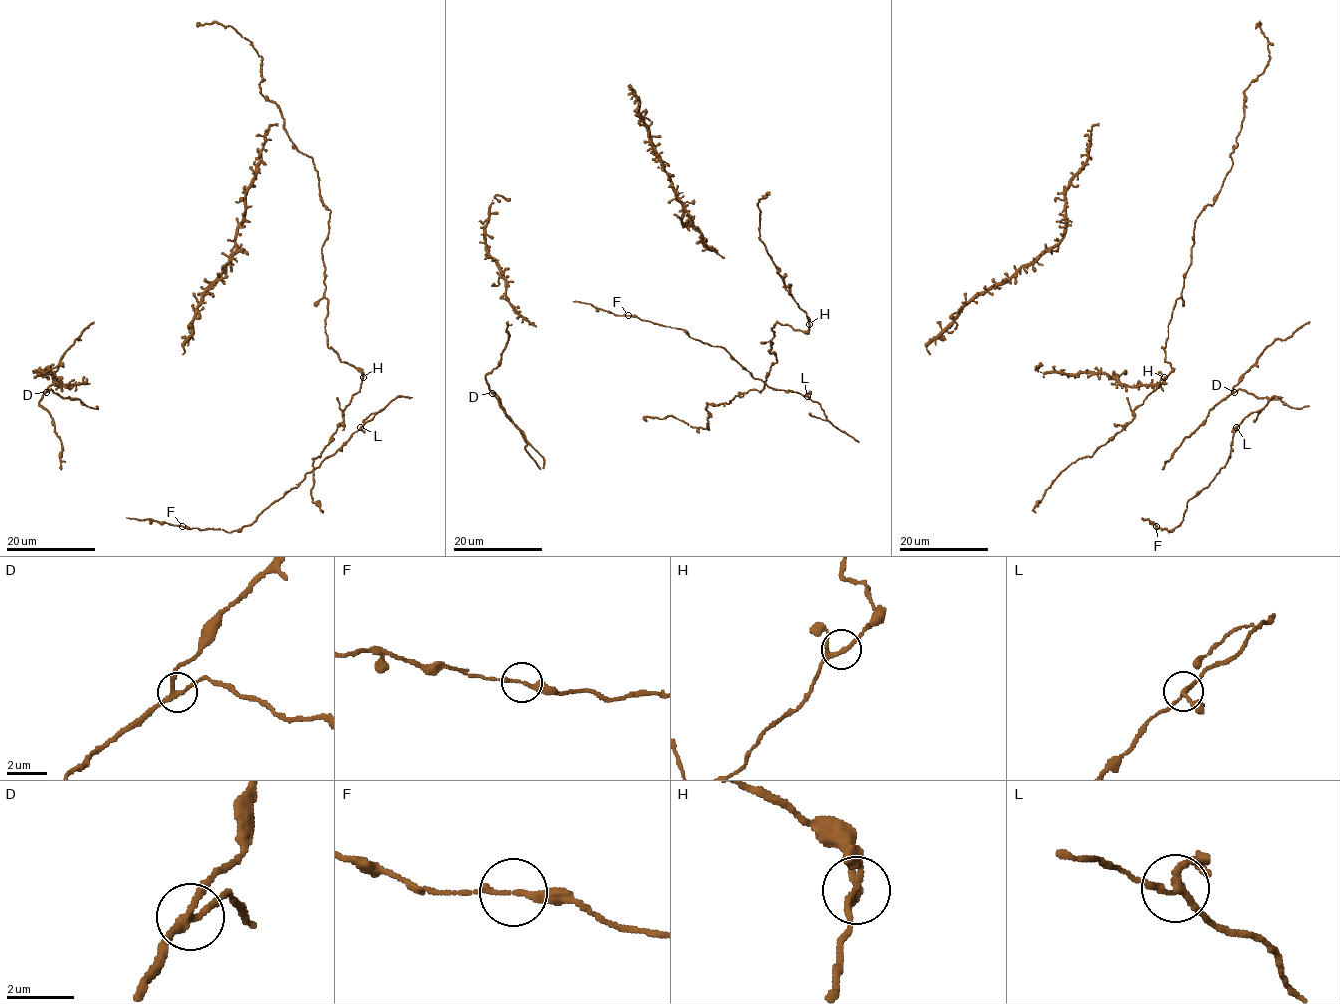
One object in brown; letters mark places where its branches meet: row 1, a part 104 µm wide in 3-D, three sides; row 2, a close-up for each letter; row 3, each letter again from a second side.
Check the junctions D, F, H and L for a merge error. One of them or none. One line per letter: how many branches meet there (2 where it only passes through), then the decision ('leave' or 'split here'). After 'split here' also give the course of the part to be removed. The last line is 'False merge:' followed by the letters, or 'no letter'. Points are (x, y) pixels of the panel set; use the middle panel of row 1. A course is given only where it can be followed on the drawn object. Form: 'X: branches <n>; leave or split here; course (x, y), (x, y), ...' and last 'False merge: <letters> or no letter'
D: branches 3; leave
F: branches 2; leave
H: branches 3; leave
L: branches 3; leave
False merge: no letter

